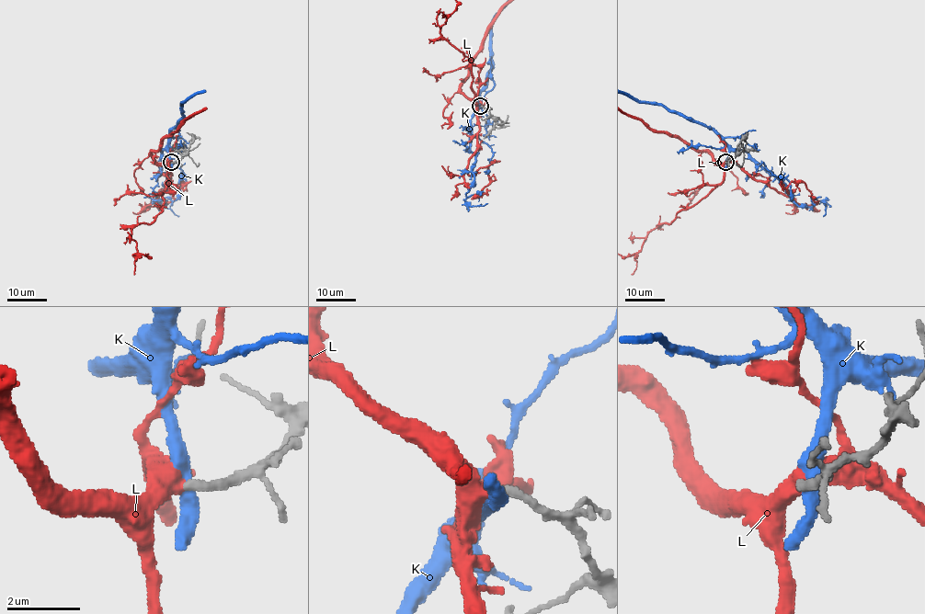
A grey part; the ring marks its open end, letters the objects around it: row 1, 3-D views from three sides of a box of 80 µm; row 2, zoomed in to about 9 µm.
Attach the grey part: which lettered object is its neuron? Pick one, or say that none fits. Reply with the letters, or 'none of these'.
L

